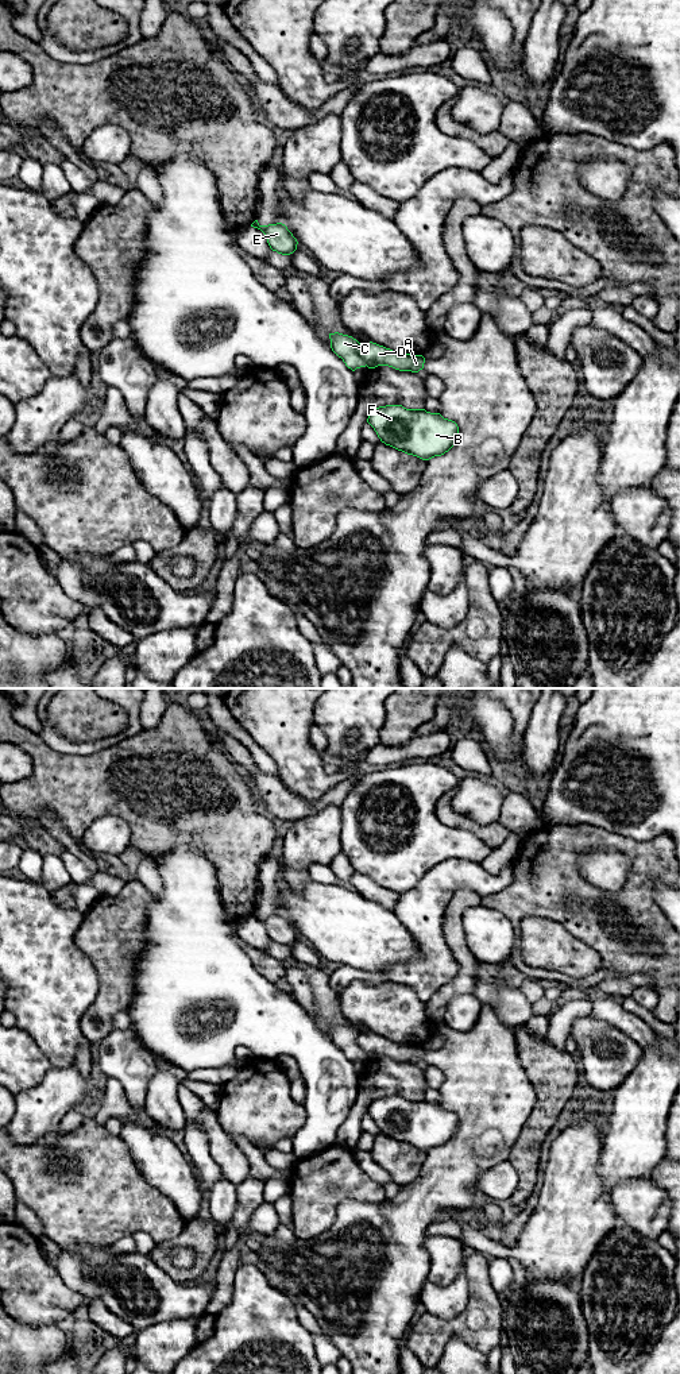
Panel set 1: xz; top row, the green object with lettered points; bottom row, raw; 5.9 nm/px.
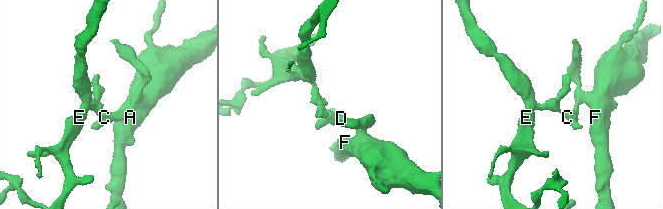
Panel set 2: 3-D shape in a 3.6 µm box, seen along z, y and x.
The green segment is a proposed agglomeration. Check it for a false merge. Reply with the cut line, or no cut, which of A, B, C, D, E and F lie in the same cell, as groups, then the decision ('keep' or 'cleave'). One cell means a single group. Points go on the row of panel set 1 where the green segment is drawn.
xz (358, 342), (356, 351), (366, 365) | A B D F / C E | cleave

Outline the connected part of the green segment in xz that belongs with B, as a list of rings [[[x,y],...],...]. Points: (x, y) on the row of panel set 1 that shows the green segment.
[[[402,405],[375,408],[367,422],[382,443],[422,460],[444,455],[459,436],[455,421],[444,418],[440,413],[406,409]]]

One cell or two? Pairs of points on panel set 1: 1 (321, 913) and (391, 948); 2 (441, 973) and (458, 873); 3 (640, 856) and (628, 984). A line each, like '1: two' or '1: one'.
1: one
2: one
3: two

